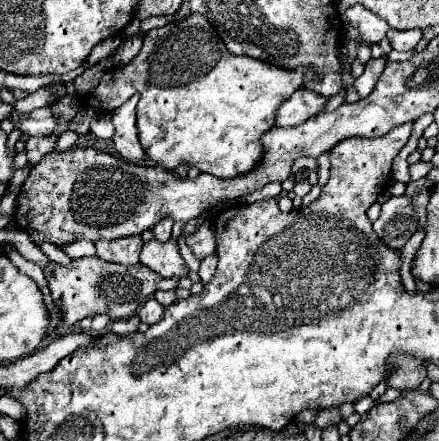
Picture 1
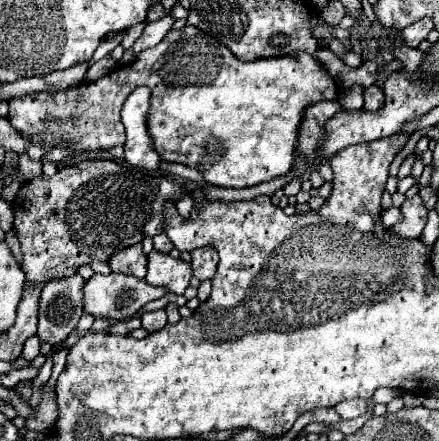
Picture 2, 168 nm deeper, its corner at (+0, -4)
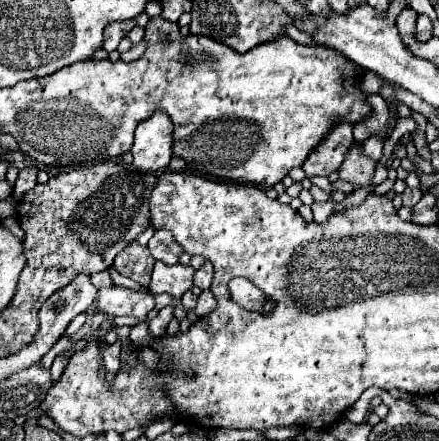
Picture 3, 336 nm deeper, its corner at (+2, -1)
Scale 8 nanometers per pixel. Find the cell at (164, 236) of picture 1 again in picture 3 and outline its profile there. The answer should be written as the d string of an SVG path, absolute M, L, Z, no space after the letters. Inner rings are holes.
M158 229L154 233L154 237L150 239L150 243L148 243L148 249L150 249L150 253L152 253L152 257L156 261L162 261L166 265L176 265L180 255L182 255L182 251L184 251L174 241L174 237L172 237L172 233L168 229Z

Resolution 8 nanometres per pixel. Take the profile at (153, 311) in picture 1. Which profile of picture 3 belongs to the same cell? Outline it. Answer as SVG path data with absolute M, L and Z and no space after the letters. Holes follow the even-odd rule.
M172 305L160 309L160 313L158 313L154 319L148 321L150 333L152 333L154 337L162 337L162 335L166 333L166 327L168 327L168 323L170 323L172 317L174 317L174 307L172 307Z

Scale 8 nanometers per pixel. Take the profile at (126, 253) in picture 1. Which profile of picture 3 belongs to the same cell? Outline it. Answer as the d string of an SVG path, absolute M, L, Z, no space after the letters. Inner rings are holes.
M132 241L122 253L118 253L118 257L114 259L114 269L124 275L124 277L130 277L134 281L138 281L140 285L148 287L150 283L150 273L152 273L152 267L154 267L154 257L150 255L148 247Z

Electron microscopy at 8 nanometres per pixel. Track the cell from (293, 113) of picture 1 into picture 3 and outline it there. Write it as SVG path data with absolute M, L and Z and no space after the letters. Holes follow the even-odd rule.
M340 123L330 131L330 135L310 153L302 169L306 171L306 177L328 177L330 173L338 171L342 161L346 159L346 151L350 151L350 145L354 145L352 127L348 123Z

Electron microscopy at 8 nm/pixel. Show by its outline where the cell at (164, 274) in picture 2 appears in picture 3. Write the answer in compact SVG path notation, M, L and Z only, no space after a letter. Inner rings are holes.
M156 261L154 271L152 271L152 281L150 281L150 291L154 295L158 293L168 293L176 299L180 299L186 291L192 289L192 279L194 279L194 269L186 267L182 263L178 265L164 265Z

